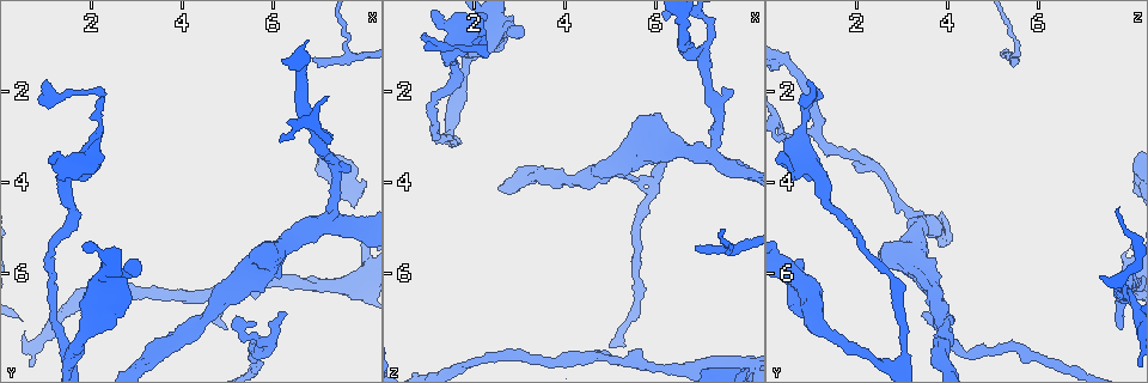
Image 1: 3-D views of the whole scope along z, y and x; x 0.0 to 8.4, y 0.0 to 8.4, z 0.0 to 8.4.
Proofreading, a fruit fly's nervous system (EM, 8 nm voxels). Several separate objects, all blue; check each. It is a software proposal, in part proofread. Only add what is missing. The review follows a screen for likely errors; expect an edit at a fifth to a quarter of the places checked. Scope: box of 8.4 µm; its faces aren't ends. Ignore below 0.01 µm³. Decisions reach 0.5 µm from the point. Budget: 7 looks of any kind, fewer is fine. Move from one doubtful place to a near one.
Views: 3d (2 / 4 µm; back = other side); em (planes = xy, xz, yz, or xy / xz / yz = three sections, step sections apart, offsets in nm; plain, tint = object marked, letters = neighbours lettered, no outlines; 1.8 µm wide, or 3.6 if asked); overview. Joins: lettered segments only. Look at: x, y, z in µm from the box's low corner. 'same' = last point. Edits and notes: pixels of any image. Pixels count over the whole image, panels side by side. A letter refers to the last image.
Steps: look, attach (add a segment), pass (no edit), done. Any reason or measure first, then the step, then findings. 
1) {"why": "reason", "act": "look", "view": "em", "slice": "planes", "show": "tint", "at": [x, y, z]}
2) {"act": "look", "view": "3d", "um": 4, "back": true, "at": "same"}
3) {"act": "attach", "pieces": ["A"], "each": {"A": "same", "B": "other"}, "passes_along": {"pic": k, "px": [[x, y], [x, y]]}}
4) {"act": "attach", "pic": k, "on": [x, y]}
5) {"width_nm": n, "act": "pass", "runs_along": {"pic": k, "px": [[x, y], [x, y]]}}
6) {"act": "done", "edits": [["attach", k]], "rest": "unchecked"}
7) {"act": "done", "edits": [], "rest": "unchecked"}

{"why": "thin end", "act": "look", "view": "3d", "um": 2, "at": [6.85, 1.30, 5.45]}

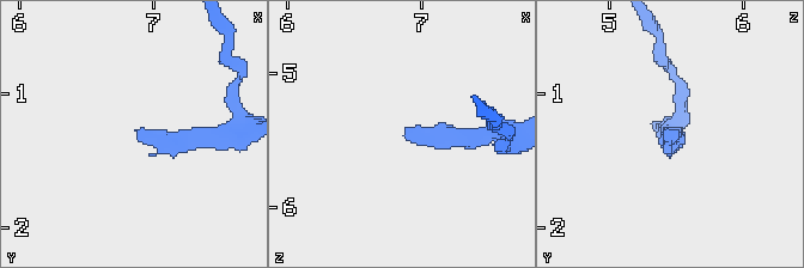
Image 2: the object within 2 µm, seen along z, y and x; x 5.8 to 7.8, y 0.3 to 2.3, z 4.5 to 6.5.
{"why": "shape alone is not enough", "act": "look", "view": "em", "slice": "xz", "step": 4, "show": "letters", "at": [6.90, 1.26, 5.44]}

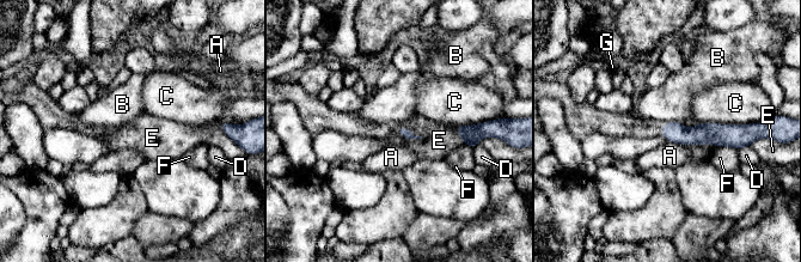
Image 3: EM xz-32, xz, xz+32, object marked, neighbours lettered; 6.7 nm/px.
{"why": "another direction", "act": "look", "view": "em", "slice": "planes", "show": "letters", "at": "same"}

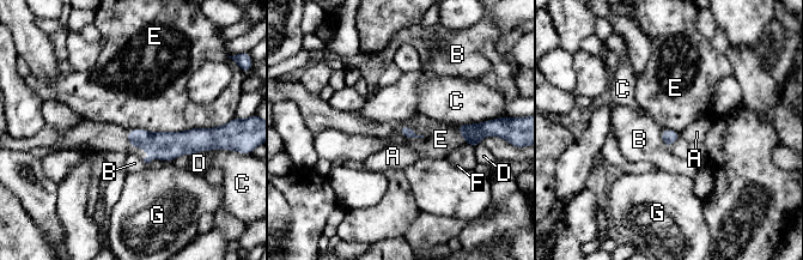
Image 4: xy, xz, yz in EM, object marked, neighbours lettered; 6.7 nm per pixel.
{"act": "pass", "each": {"A": "other", "B": "other", "C": "other", "D": "other", "E": "other", "F": "other", "G": "other"}, "runs_along": {"pic": 4, "px": [[131, 133], [148, 141], [205, 135]]}, "found": "none of them fits"}

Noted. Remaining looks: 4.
{"why": "free end", "act": "look", "view": "3d", "um": 2, "at": [6.25, 6.90, 3.45]}

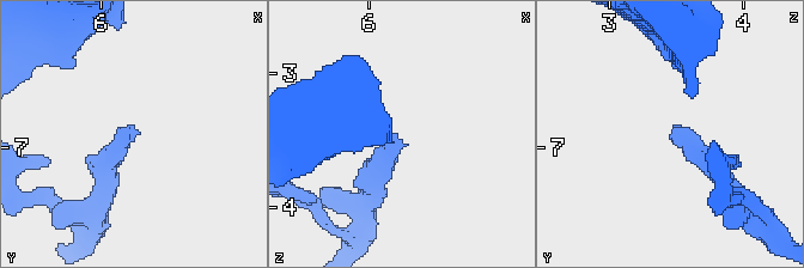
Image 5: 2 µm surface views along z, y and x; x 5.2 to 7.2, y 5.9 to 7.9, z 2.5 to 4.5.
{"why": "shape alone is not enough", "act": "look", "view": "em", "um": 3.6, "slice": "yz", "step": 4, "show": "tint", "at": [6.22, 6.86, 3.50]}

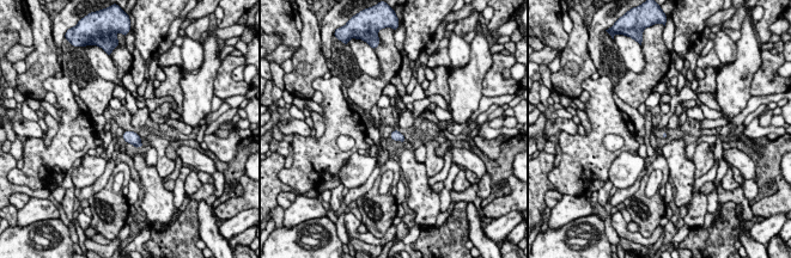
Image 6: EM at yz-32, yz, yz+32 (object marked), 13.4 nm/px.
{"why": "cut it another way", "act": "look", "view": "em", "um": 3.6, "slice": "planes", "show": "letters", "at": "same"}

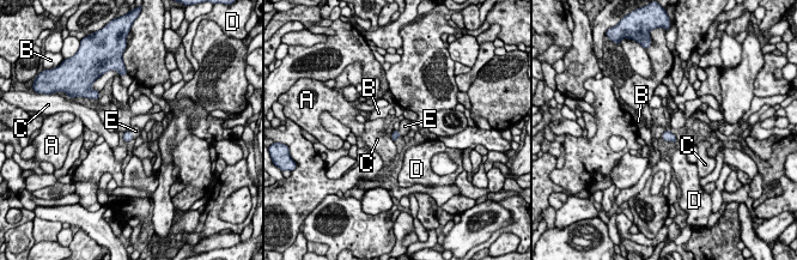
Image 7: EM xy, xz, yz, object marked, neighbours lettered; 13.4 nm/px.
{"act": "attach", "pieces": ["E"], "each": {"A": "other", "B": "other", "C": "other", "D": "other", "E": "same"}, "passes_along": {"pic": 7, "px": [[127, 135], [132, 134], [135, 131]]}, "found": "the neuron continues"}

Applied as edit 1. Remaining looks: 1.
{"why": "branch stops here", "act": "look", "view": "em", "slice": "planes", "show": "letters", "at": [2.25, 3.10, 0.50]}

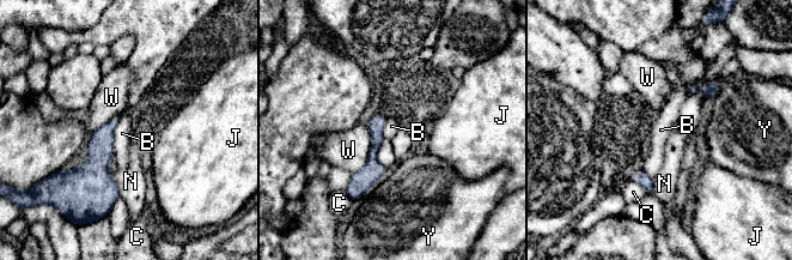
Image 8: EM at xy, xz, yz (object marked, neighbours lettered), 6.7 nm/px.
{"act": "pass", "each": {"B": "other", "C": "other", "J": "other", "N": "other", "W": "other", "Y": "other"}, "runs_along": {"pic": 8, "px": [[378, 118], [372, 170], [360, 191]]}, "found": "none of them fits"}

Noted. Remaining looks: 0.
{"act": "done", "edits": [["attach", 7]], "rest": "unchecked"}

